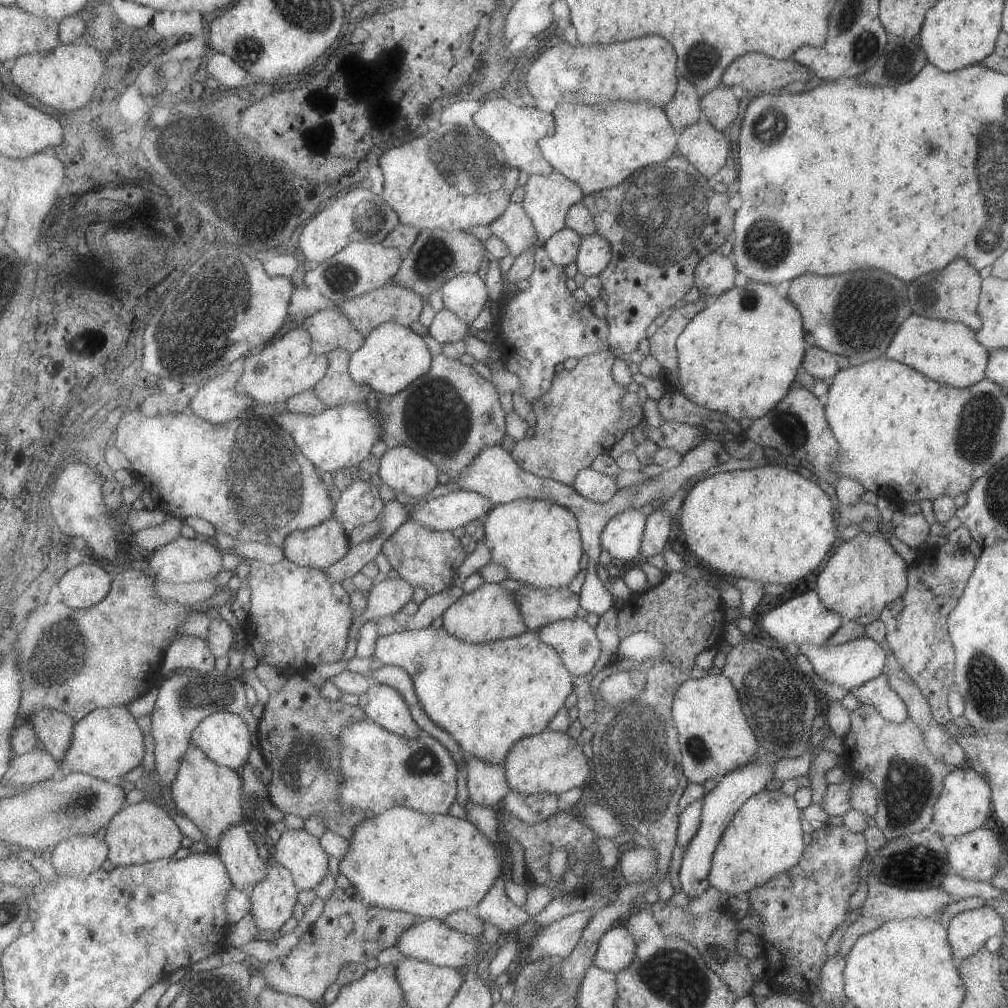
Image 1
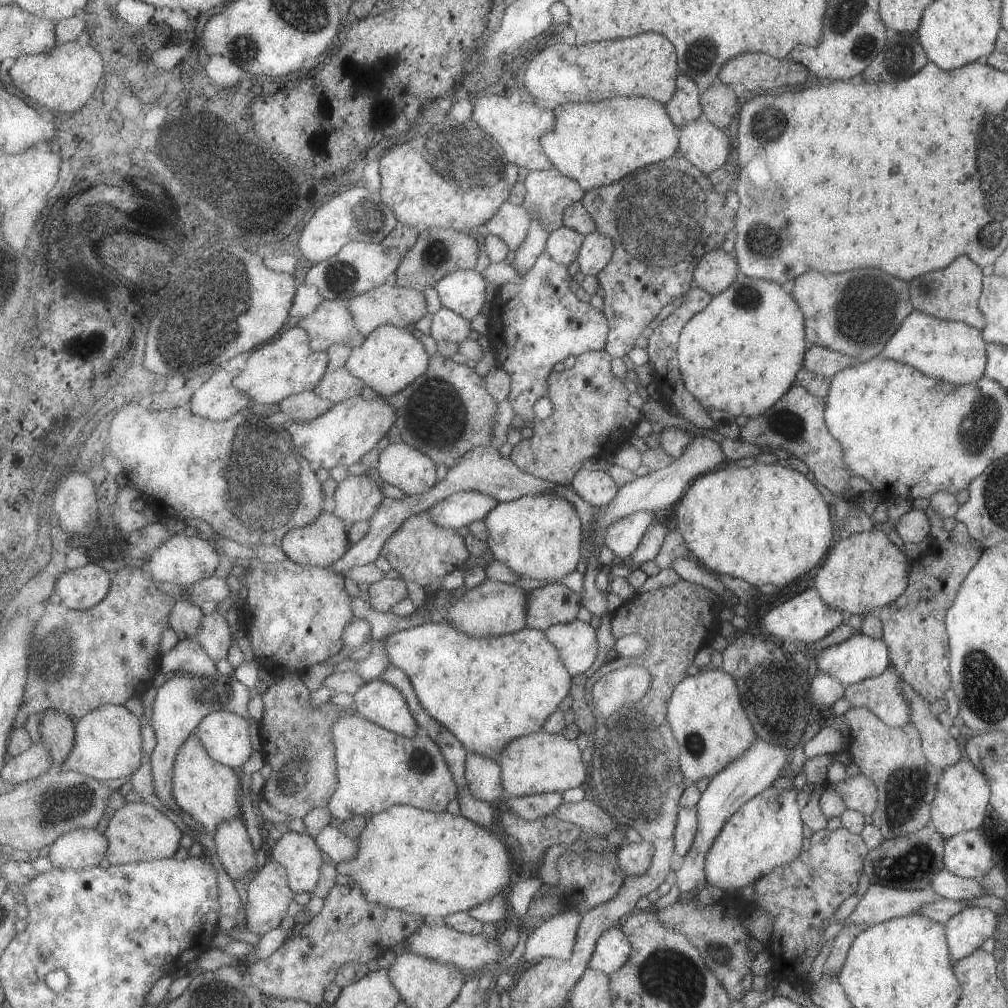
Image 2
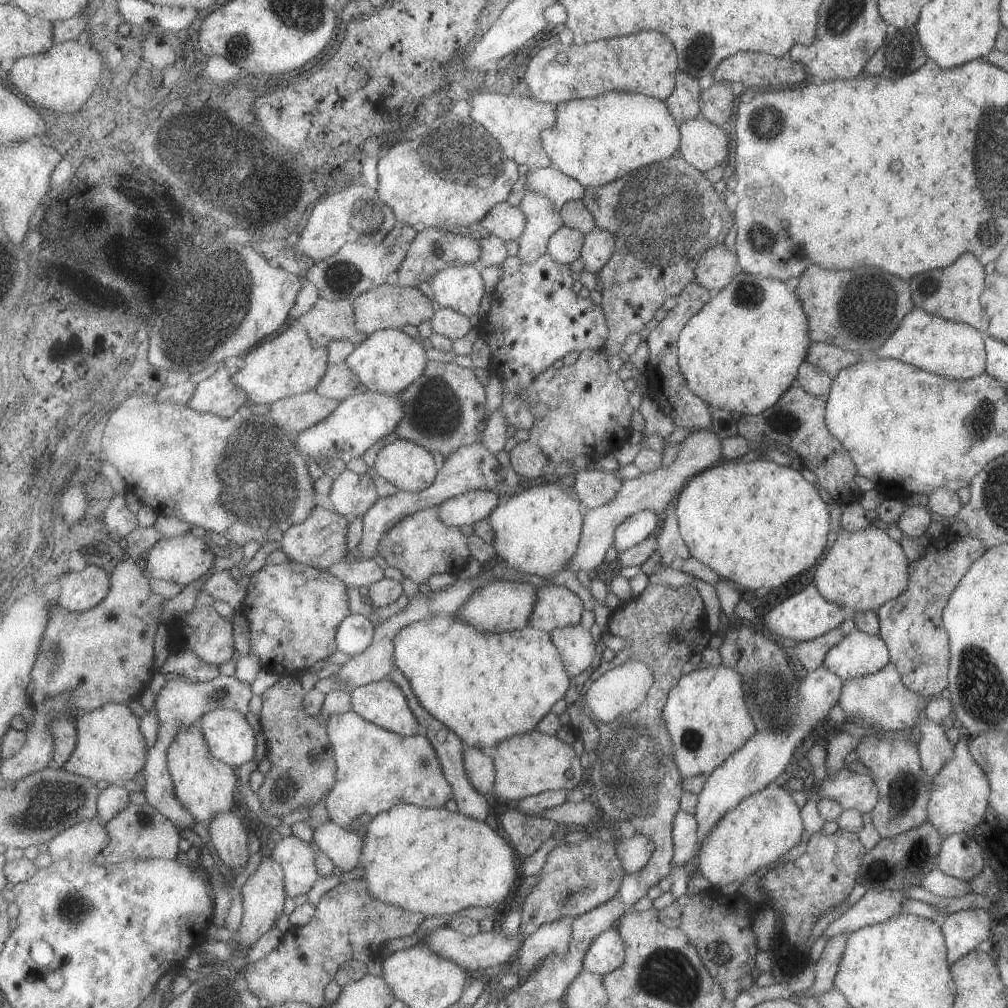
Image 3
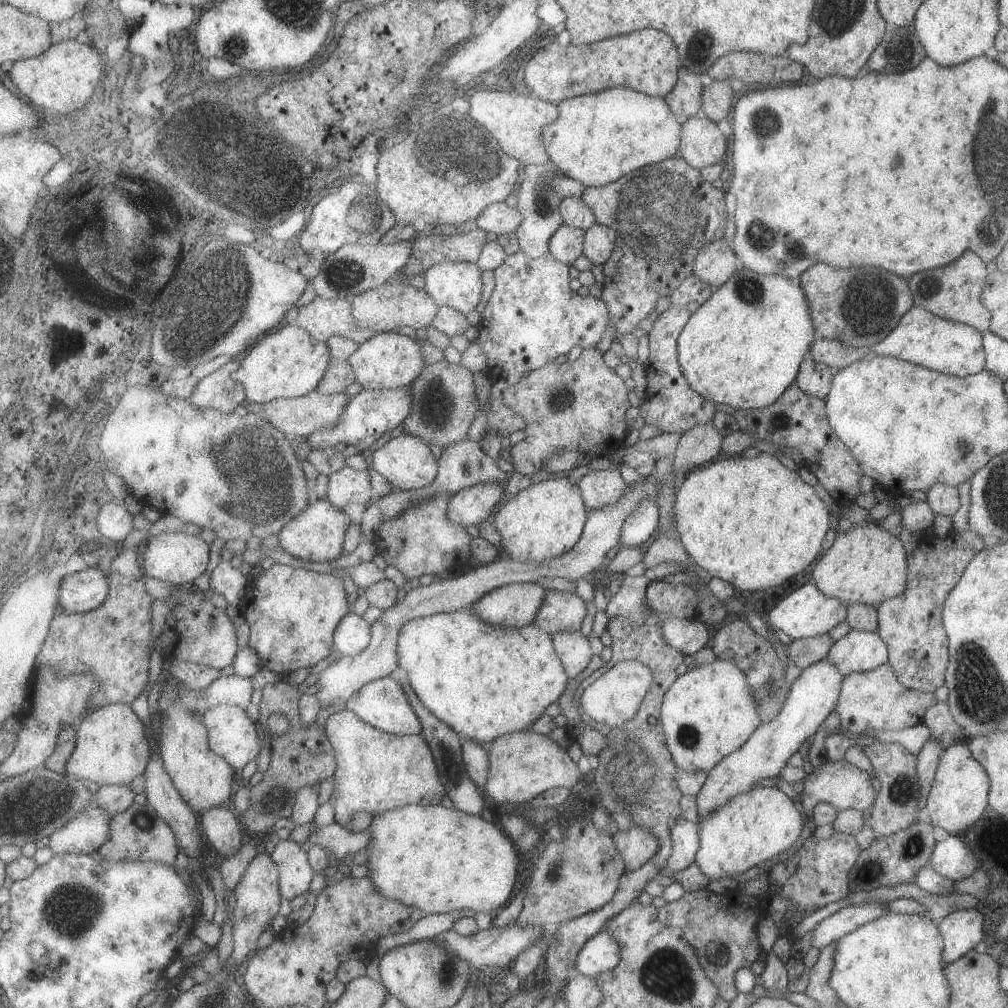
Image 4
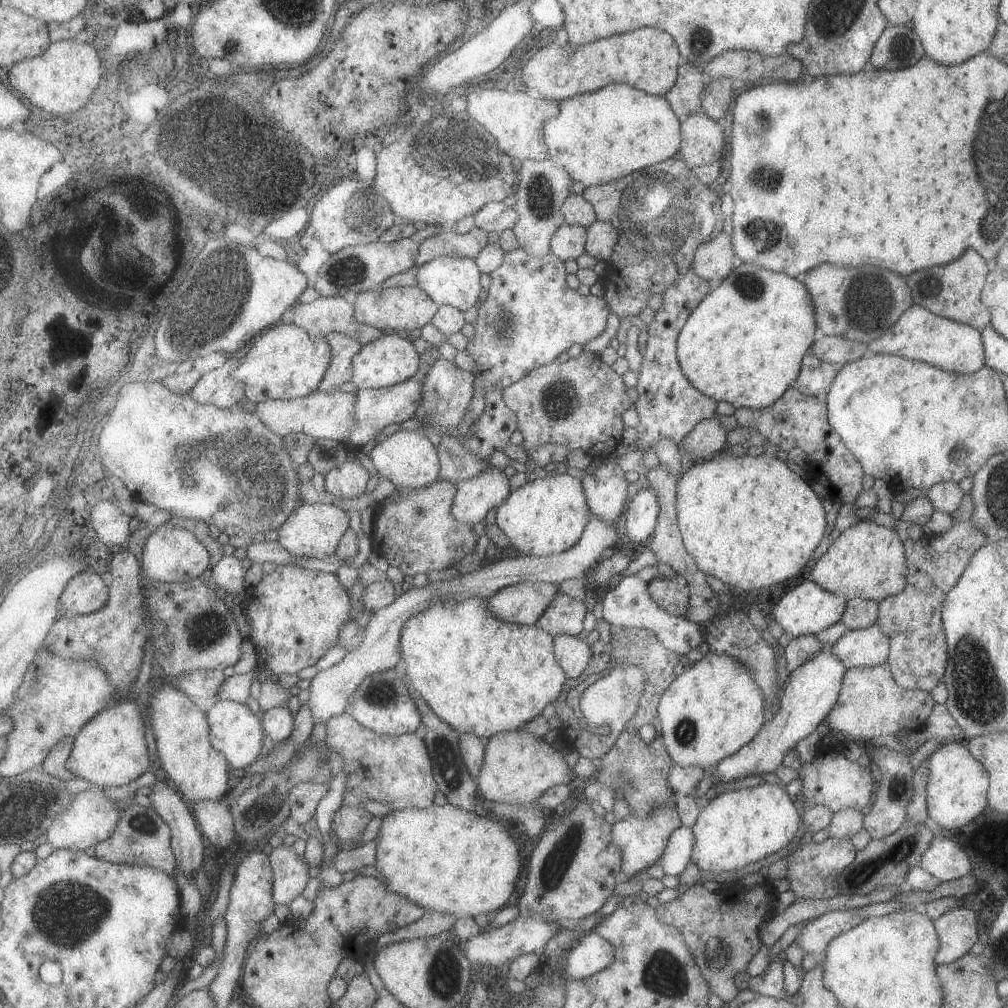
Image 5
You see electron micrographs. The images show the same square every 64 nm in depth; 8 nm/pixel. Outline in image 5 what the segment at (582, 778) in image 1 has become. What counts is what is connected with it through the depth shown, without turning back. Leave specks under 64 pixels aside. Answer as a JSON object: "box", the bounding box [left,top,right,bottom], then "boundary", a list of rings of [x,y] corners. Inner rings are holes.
{"box":[477,728,577,805],"boundary":[[[523,728],[492,736],[488,741],[483,770],[477,779],[482,800],[510,805],[536,805],[549,789],[567,785],[577,776],[569,766],[565,753],[562,747],[555,750],[543,737]]]}

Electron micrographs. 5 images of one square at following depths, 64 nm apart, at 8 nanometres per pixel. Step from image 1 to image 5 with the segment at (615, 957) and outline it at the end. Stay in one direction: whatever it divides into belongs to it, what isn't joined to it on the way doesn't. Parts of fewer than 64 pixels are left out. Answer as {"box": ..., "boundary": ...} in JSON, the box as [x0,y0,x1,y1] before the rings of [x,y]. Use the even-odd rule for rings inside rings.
{"box":[563,931,614,979],"boundary":[[[595,931],[580,940],[563,966],[568,979],[586,979],[607,969],[614,961],[614,946]]]}

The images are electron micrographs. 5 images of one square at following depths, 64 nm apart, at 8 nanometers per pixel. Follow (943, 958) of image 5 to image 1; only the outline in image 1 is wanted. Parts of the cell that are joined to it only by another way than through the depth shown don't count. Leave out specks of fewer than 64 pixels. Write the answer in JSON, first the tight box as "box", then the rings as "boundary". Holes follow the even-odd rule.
{"box":[945,905,1004,959],"boundary":[[[989,905],[955,914],[945,924],[952,956],[966,959],[975,954],[990,936],[1003,934],[1004,922],[1004,918]]]}

